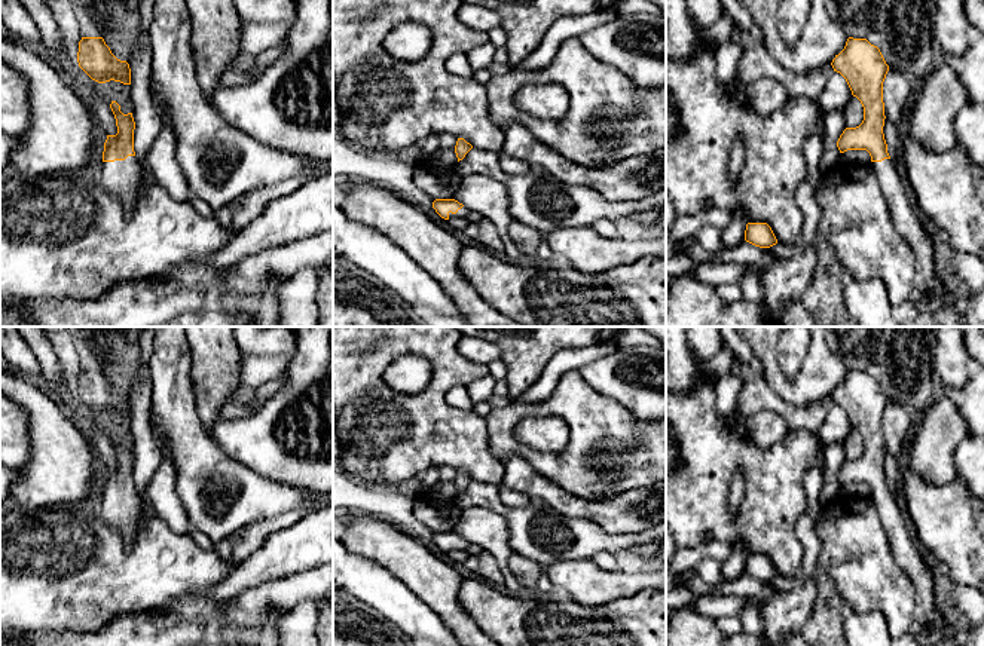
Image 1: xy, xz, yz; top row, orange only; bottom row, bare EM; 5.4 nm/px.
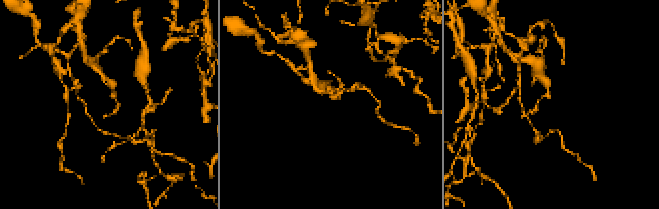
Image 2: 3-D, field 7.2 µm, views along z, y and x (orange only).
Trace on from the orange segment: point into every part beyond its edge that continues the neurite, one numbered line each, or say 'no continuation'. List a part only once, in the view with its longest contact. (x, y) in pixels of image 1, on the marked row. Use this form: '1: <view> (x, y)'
1: xy (121, 177)

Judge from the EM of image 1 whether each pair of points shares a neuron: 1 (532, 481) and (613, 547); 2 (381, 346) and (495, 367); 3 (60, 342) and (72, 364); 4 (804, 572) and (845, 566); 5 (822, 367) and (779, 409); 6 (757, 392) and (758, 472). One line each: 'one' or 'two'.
1: two
2: two
3: one
4: two
5: two
6: two

